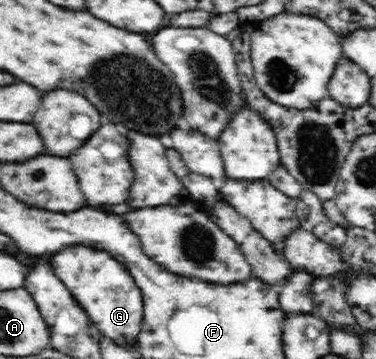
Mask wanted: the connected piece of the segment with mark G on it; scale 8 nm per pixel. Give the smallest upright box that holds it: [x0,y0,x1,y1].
[52,246,143,343]

